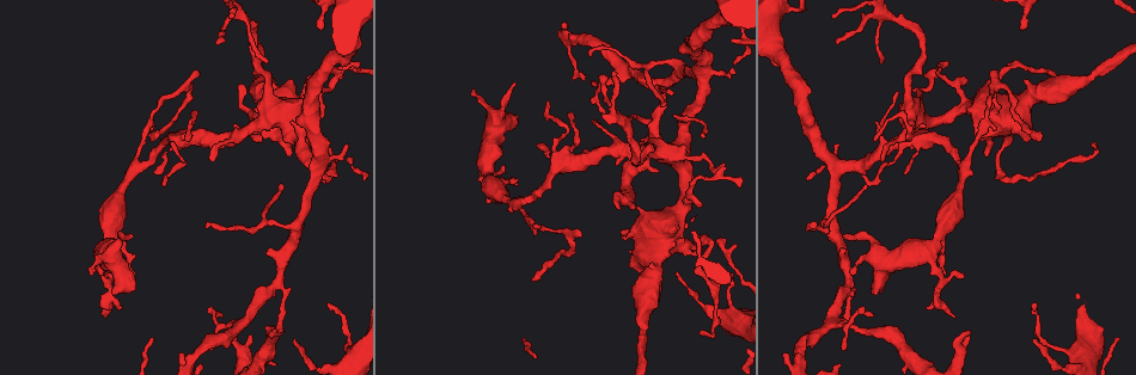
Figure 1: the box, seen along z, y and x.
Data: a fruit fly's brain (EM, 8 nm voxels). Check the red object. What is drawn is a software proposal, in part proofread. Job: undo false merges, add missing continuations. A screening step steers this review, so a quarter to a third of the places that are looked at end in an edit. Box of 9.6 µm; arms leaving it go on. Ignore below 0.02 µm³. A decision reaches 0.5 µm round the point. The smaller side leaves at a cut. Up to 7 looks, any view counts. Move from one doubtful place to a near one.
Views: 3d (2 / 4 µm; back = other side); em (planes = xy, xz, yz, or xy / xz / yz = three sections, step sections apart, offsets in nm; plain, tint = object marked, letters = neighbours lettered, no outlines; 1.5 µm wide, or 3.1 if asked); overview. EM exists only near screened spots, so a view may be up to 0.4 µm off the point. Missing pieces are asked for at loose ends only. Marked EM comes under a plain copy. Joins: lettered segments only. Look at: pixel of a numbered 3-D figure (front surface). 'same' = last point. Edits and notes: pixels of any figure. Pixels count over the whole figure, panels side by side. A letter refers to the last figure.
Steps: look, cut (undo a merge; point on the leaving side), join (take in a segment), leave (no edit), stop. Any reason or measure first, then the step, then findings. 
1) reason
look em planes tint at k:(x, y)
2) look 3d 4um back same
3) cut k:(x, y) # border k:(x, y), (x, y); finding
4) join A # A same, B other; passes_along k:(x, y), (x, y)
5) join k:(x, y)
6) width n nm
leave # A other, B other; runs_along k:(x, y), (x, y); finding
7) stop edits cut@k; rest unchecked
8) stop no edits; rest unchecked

free end
look em planes letters at 1:(265, 139)

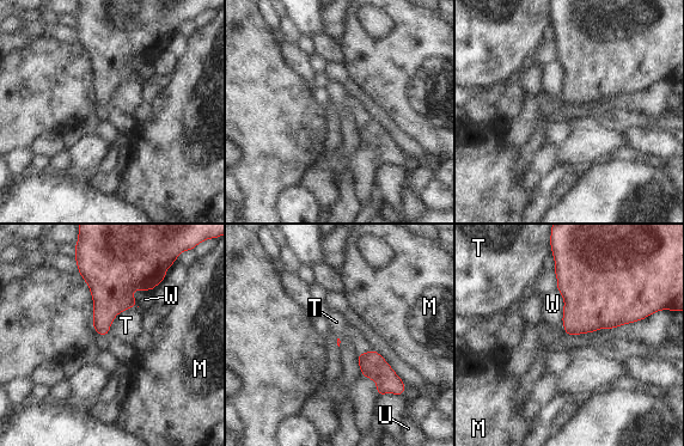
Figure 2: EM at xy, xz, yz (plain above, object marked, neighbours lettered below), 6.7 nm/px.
leave # M other, T other, U other, W other; none of them fits

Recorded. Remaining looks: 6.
free end
look em planes letters at 1:(699, 203)

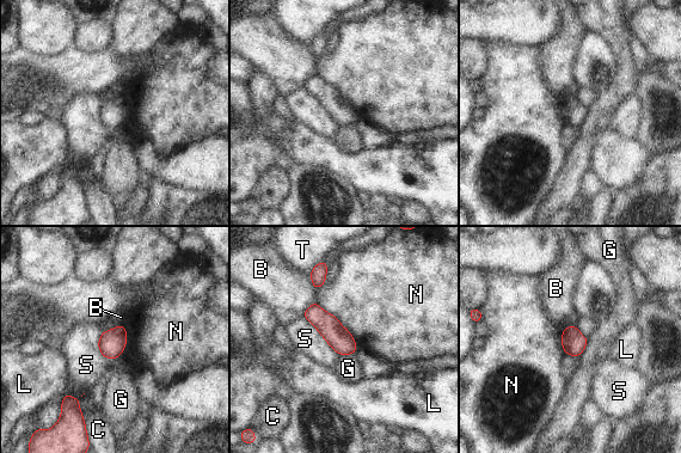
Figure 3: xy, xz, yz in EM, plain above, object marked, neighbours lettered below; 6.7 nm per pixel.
leave # B other, C other, G other, L other, N other, S other, T other; border 3:(316, 299), (354, 338); no lettered segment goes on from it

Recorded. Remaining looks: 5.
free end
look 3d 2um at 1:(875, 290)

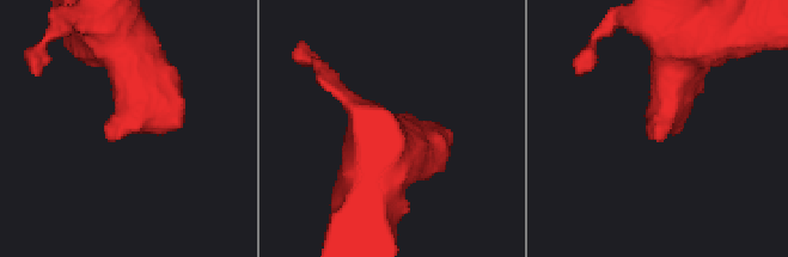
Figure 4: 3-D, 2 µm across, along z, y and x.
look em planes letters at 4:(656, 132)

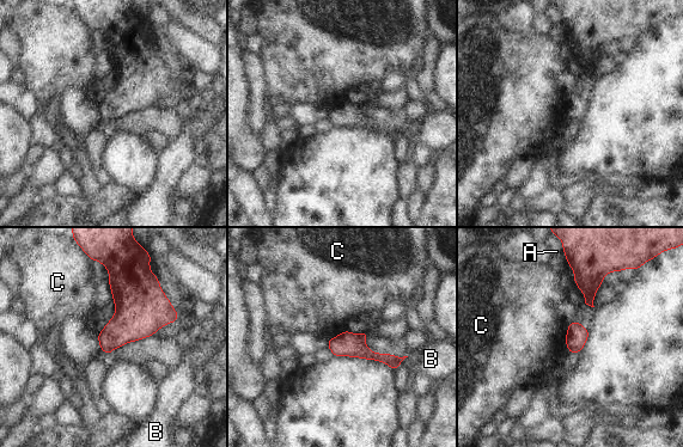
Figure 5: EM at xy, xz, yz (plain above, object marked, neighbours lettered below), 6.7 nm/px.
leave # A other, B other, C other; border 5:(567, 323), (566, 347), (572, 353); none of them fits

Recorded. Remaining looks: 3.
stop no edits; rest unchecked

